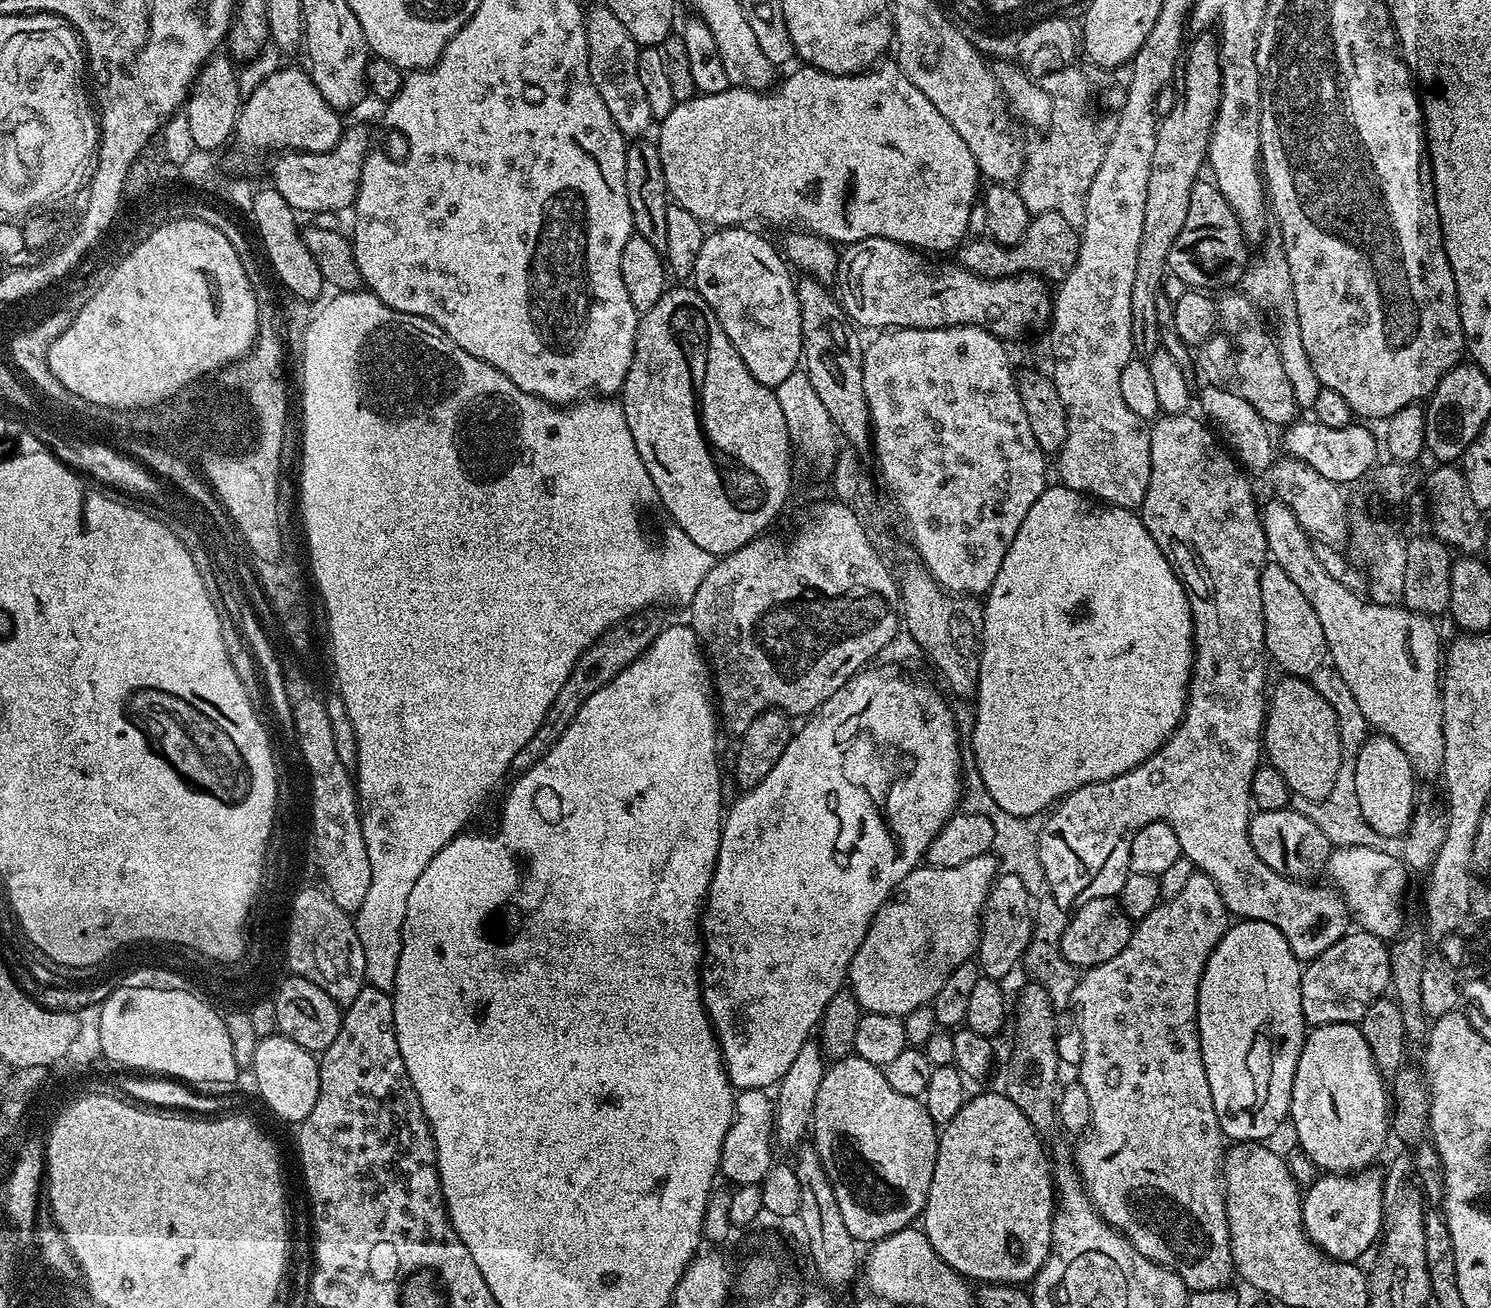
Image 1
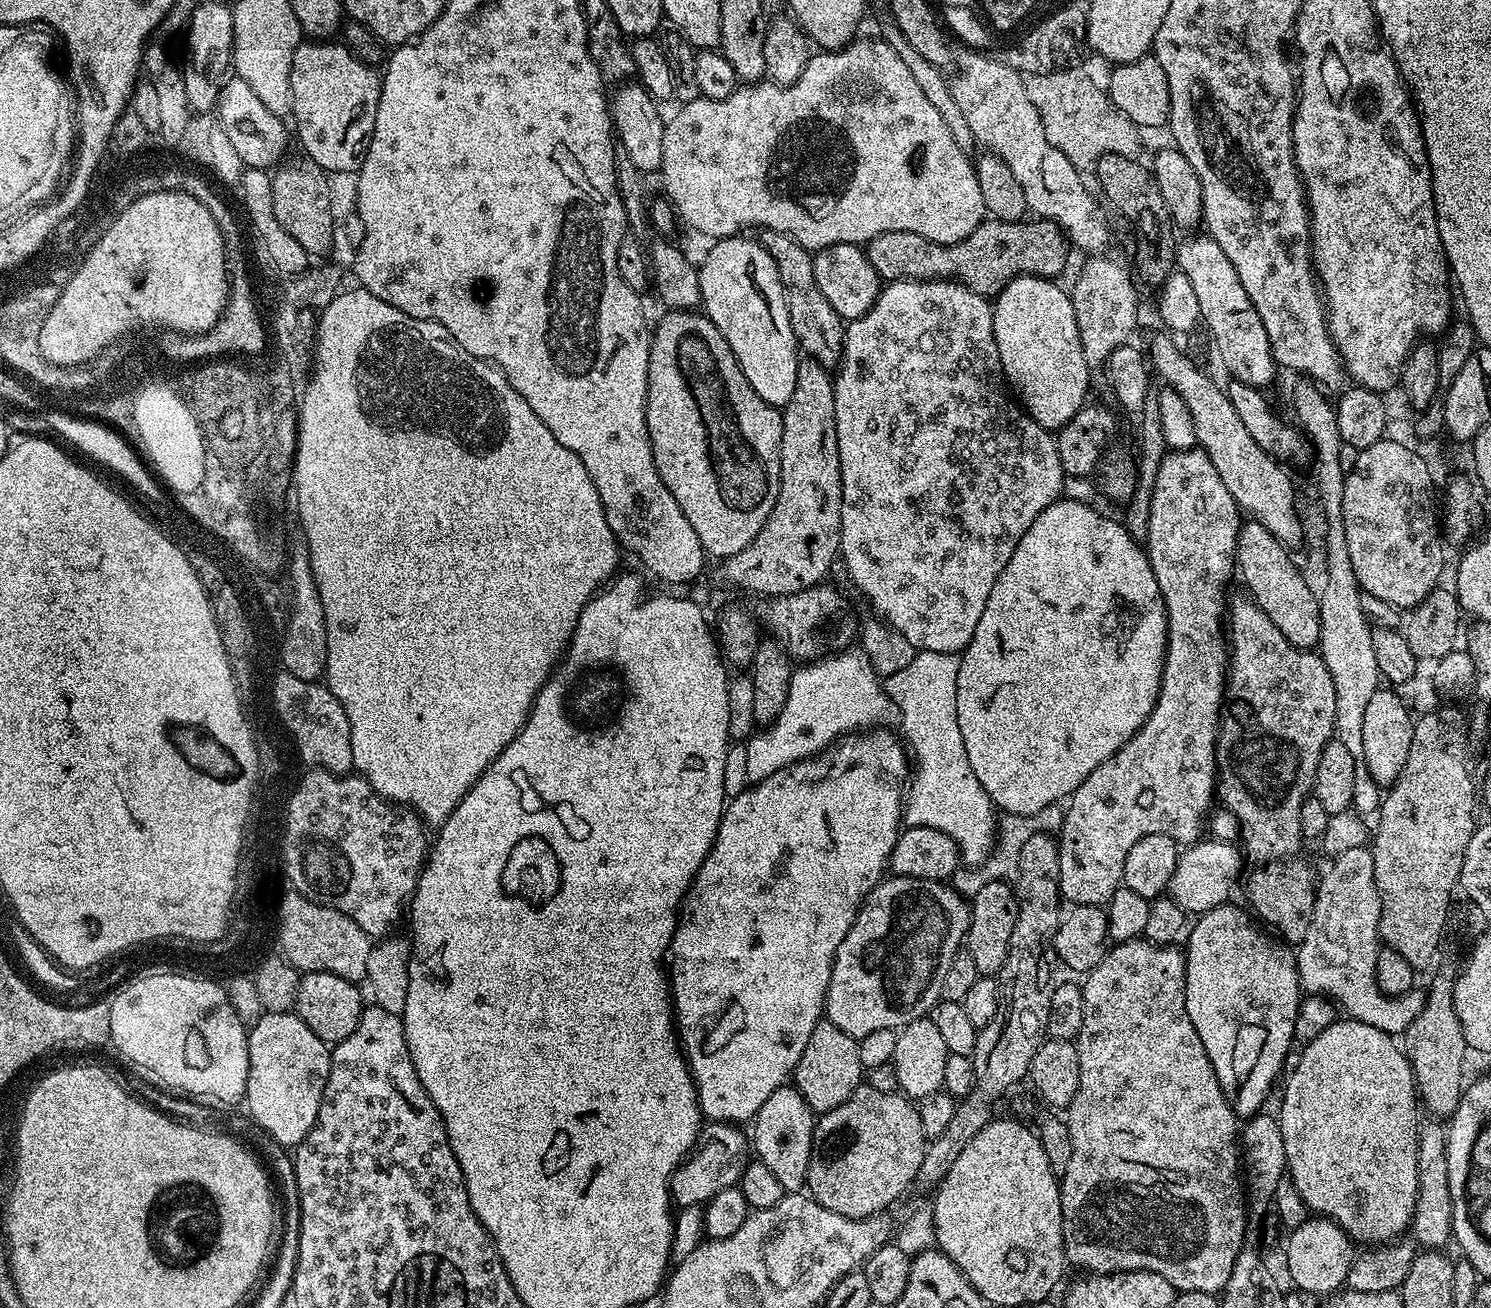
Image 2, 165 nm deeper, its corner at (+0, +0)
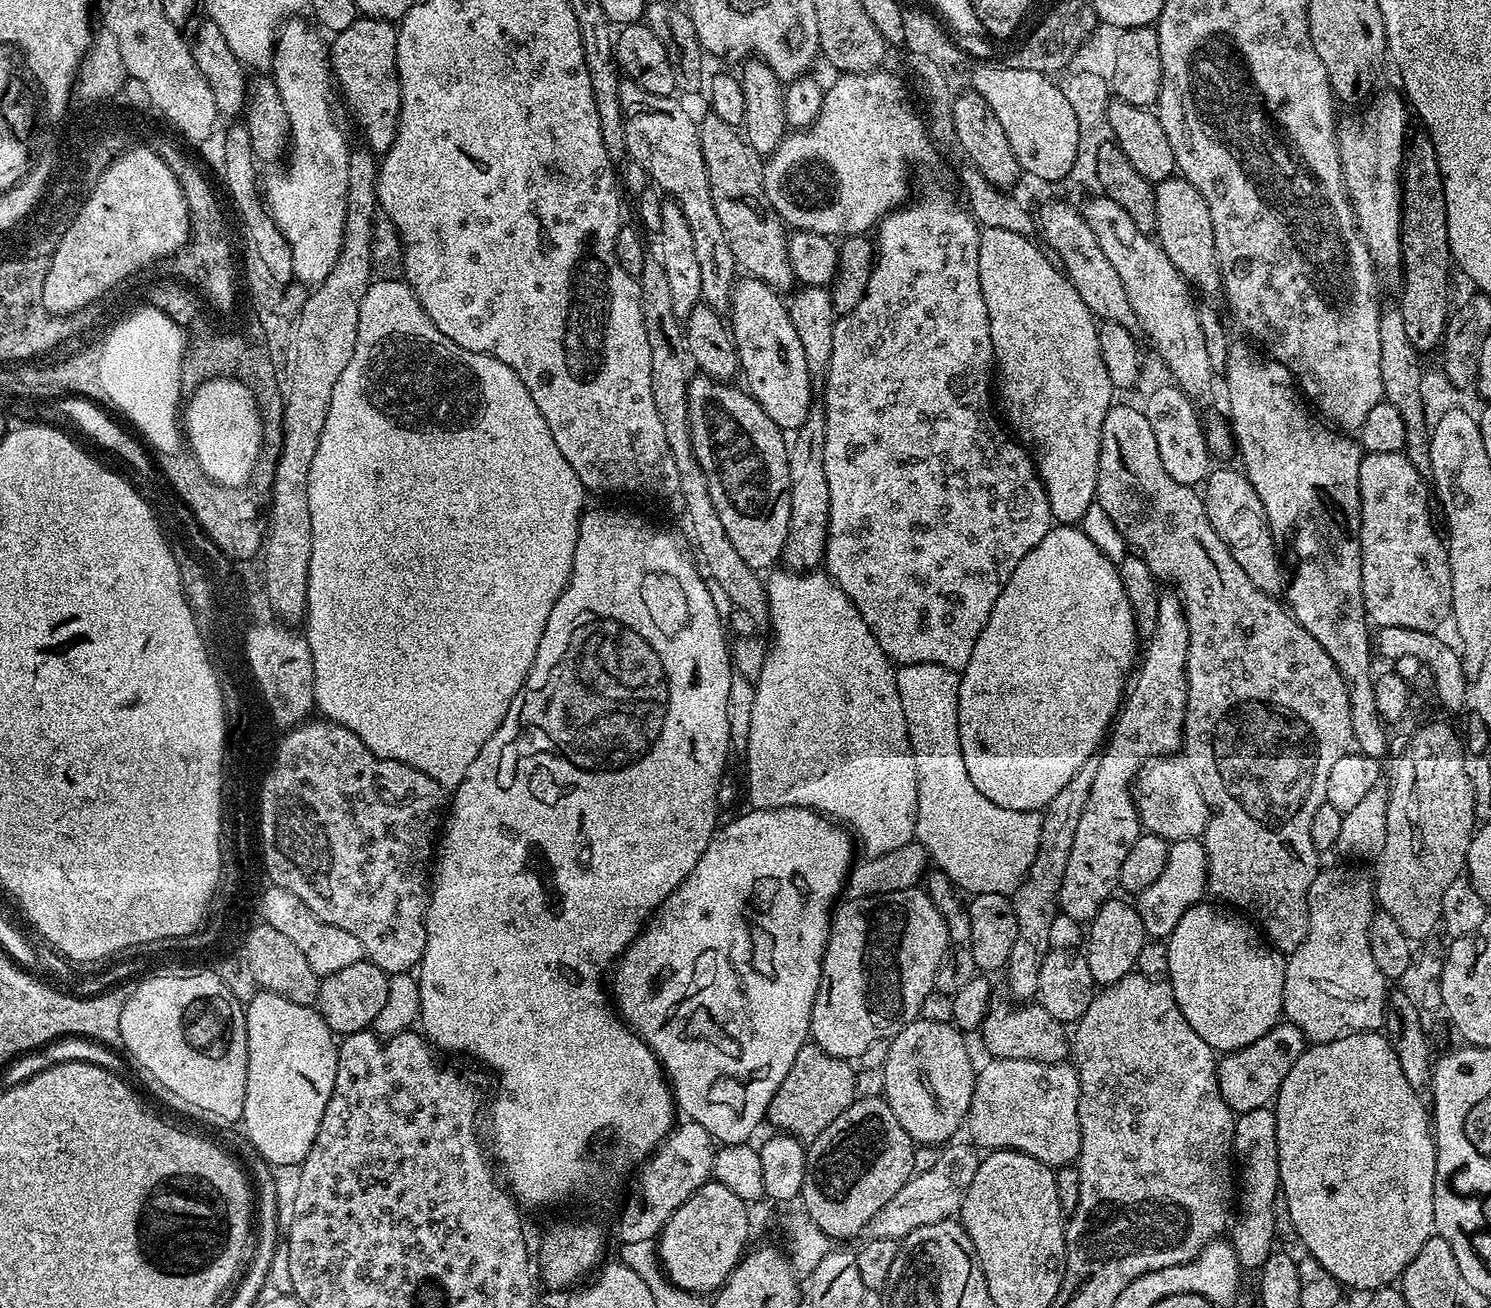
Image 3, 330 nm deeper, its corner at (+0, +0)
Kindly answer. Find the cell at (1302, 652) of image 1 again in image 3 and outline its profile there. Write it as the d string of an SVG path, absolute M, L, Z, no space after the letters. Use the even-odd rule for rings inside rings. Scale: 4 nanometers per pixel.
M1213 467L1202 484L1202 495L1210 526L1226 542L1226 550L1246 570L1246 578L1268 596L1283 593L1286 588L1286 572L1282 567L1282 556L1272 537L1272 531L1262 506L1262 498L1254 490L1243 471L1232 468ZM1277 552L1277 553L1276 553Z

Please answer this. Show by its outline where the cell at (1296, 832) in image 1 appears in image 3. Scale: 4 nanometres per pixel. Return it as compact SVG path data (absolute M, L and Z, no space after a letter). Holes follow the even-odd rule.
M1171 755L1145 760L1134 781L1134 799L1136 813L1140 816L1140 827L1145 833L1158 835L1169 842L1203 837L1208 825L1206 798L1202 798L1202 794L1194 782L1194 774L1190 774L1190 766L1185 764L1183 759Z

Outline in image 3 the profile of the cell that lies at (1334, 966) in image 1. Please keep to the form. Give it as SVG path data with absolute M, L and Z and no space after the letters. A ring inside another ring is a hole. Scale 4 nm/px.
M1281 1022L1250 1046L1221 1055L1216 1065L1216 1081L1222 1098L1233 1113L1244 1113L1271 1105L1286 1074L1290 1074L1290 1066L1294 1066L1294 1062L1302 1058L1305 1047L1304 1032L1298 1030L1298 1026Z

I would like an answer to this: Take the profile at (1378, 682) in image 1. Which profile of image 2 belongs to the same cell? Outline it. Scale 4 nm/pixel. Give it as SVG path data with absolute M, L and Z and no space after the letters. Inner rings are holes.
M1159 331L1153 334L1152 341L1149 342L1148 348L1146 347L1146 356L1150 361L1151 371L1157 377L1160 375L1167 387L1172 388L1178 394L1182 394L1182 402L1186 402L1186 406L1190 410L1190 418L1194 418L1194 434L1197 445L1207 452L1210 462L1214 462L1214 470L1218 470L1218 474L1222 477L1222 483L1226 485L1226 490L1230 490L1230 494L1239 504L1241 513L1247 514L1262 526L1266 526L1266 530L1270 530L1270 534L1274 534L1274 538L1278 538L1278 542L1282 542L1285 548L1296 550L1296 547L1304 540L1304 524L1300 521L1299 510L1296 509L1296 488L1292 485L1291 478L1280 469L1283 468L1281 461L1266 450L1262 450L1262 446L1258 446L1258 442L1254 442L1254 438L1250 438L1250 430L1246 430L1246 426L1242 426L1242 418L1238 418L1238 410L1234 410L1227 391L1221 385L1219 388L1171 340L1173 337L1167 331Z

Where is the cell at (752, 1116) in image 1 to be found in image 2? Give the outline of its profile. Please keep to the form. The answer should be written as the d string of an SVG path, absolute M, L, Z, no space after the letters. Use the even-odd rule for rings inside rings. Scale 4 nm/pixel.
M708 1122L701 1127L696 1147L670 1177L670 1195L680 1208L707 1205L718 1190L739 1185L744 1167L750 1162L750 1140L736 1128L732 1122Z

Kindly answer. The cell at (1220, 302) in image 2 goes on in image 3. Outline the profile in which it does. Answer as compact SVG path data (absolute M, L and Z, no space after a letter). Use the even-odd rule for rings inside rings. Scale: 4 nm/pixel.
M1173 174L1159 181L1156 189L1156 231L1155 239L1180 271L1180 275L1195 288L1197 293L1219 297L1222 292L1220 267L1214 246L1214 226L1210 222L1210 210L1206 198L1194 190L1194 186L1179 174Z

